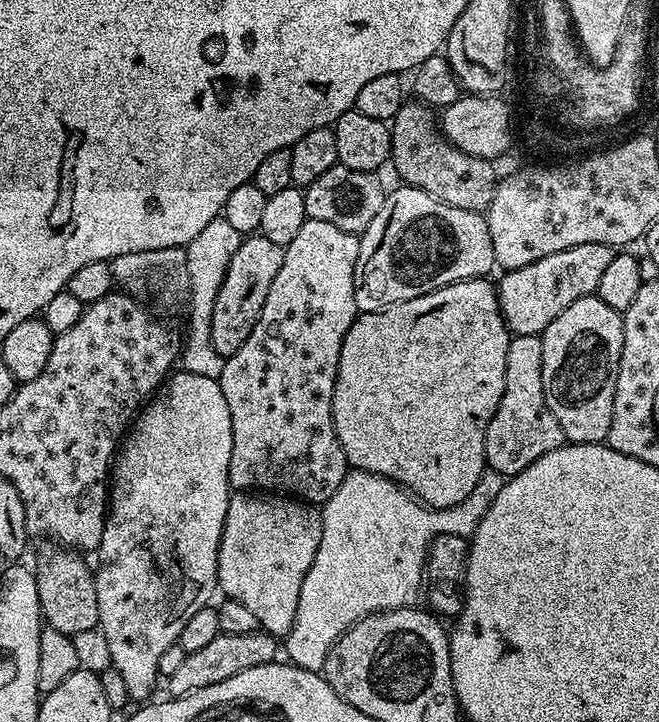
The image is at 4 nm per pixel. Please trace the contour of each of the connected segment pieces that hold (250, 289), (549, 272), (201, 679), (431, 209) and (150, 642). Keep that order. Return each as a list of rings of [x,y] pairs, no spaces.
[[[248,234],[241,239],[238,250],[234,250],[230,264],[226,266],[226,276],[222,278],[218,296],[214,298],[214,312],[210,318],[210,342],[220,356],[225,358],[233,356],[242,346],[242,342],[246,342],[246,338],[266,302],[266,294],[270,294],[270,282],[274,282],[274,274],[278,274],[278,266],[282,266],[283,257],[283,247],[270,242],[270,238],[259,234]]]
[[[587,244],[570,246],[570,250],[558,250],[558,254],[546,254],[530,266],[509,268],[503,273],[496,288],[496,297],[500,303],[500,312],[504,316],[504,325],[512,336],[540,336],[578,298],[593,295],[614,255],[613,245]]]
[[[263,630],[250,634],[221,634],[209,642],[202,650],[194,650],[182,658],[178,671],[166,677],[169,697],[185,696],[194,690],[202,690],[202,686],[214,686],[217,682],[226,682],[226,678],[234,678],[234,674],[242,674],[242,670],[250,670],[250,666],[271,664],[277,659],[278,640]]]
[[[399,186],[385,195],[382,202],[382,210],[378,210],[378,214],[374,214],[374,222],[370,222],[370,226],[366,226],[364,232],[359,233],[360,245],[358,246],[358,262],[354,266],[354,302],[356,303],[357,313],[362,312],[380,312],[384,308],[390,307],[398,302],[406,302],[410,298],[418,298],[422,294],[430,294],[434,290],[438,290],[442,286],[450,286],[459,280],[474,280],[484,278],[489,275],[491,268],[497,267],[494,258],[494,242],[490,242],[490,230],[488,229],[487,219],[479,212],[471,212],[470,210],[458,210],[454,206],[444,204],[438,198],[434,198],[430,194],[426,194],[417,188],[409,188],[407,186]]]
[[[176,370],[169,375],[166,383],[147,401],[146,407],[137,415],[134,423],[129,427],[110,469],[110,503],[108,514],[104,518],[102,542],[98,549],[100,565],[95,565],[96,593],[98,594],[98,618],[101,634],[110,646],[112,668],[122,674],[122,682],[126,682],[126,694],[129,701],[144,702],[156,688],[156,680],[160,676],[158,658],[170,645],[179,641],[182,626],[198,610],[209,607],[212,595],[217,595],[218,585],[216,571],[218,570],[218,546],[222,538],[222,530],[226,522],[226,510],[230,485],[228,471],[230,470],[230,450],[232,449],[232,427],[230,426],[230,406],[226,406],[226,394],[222,394],[219,380],[202,378],[202,374],[190,374],[183,370]]]

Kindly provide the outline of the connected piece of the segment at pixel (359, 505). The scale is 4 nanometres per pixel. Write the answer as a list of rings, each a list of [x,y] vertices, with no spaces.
[[[485,467],[478,478],[478,486],[449,508],[430,508],[421,504],[406,488],[378,474],[349,470],[342,478],[342,486],[322,505],[322,542],[318,542],[318,554],[302,578],[302,594],[298,594],[298,614],[294,614],[294,626],[283,637],[282,648],[288,651],[287,659],[300,668],[320,672],[326,662],[326,654],[338,642],[347,628],[354,626],[372,612],[389,612],[395,608],[411,608],[421,599],[426,584],[426,565],[428,548],[432,540],[446,534],[471,537],[473,530],[482,522],[486,510],[498,498],[505,476],[493,468]]]

